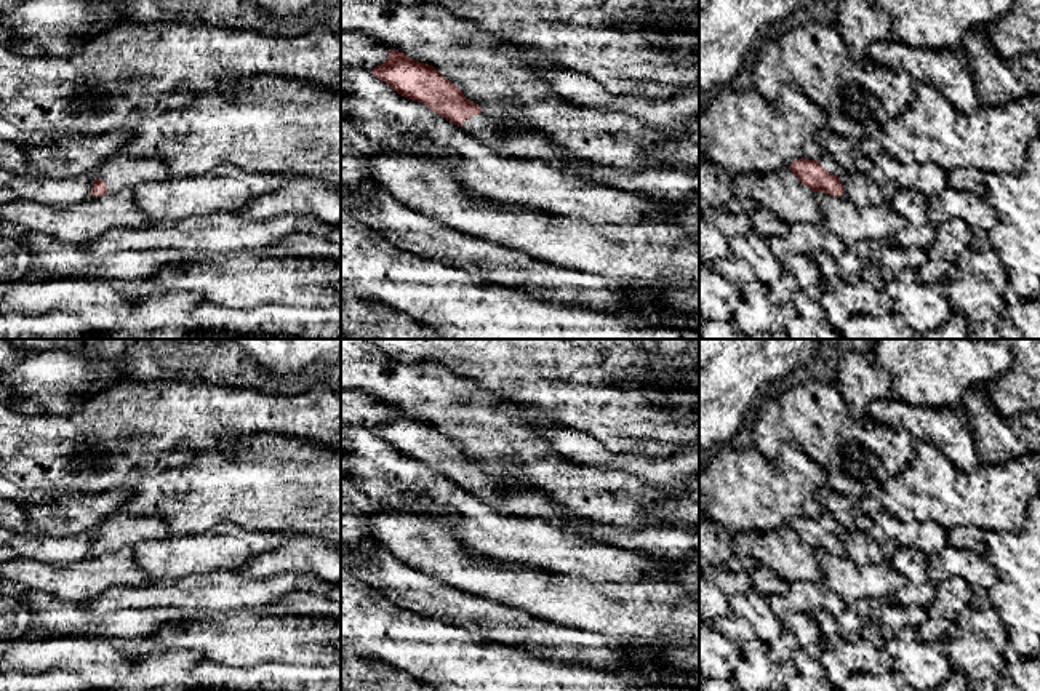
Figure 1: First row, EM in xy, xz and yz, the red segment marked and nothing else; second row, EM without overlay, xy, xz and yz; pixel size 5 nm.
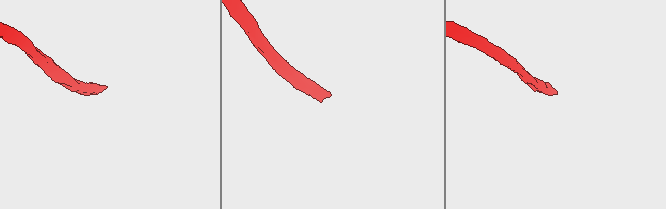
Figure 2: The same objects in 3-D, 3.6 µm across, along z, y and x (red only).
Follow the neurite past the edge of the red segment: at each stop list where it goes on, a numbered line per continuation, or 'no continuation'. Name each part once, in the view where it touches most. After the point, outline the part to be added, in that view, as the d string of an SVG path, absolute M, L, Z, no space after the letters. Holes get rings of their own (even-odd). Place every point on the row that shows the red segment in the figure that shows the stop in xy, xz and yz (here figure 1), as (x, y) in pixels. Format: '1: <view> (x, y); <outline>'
1: xz (672, 184); M483 112L467 118L462 130L493 152L512 158L539 160L621 190L672 202L699 195L699 171L654 168L626 173L595 163L568 162L557 146L539 133L504 126Z

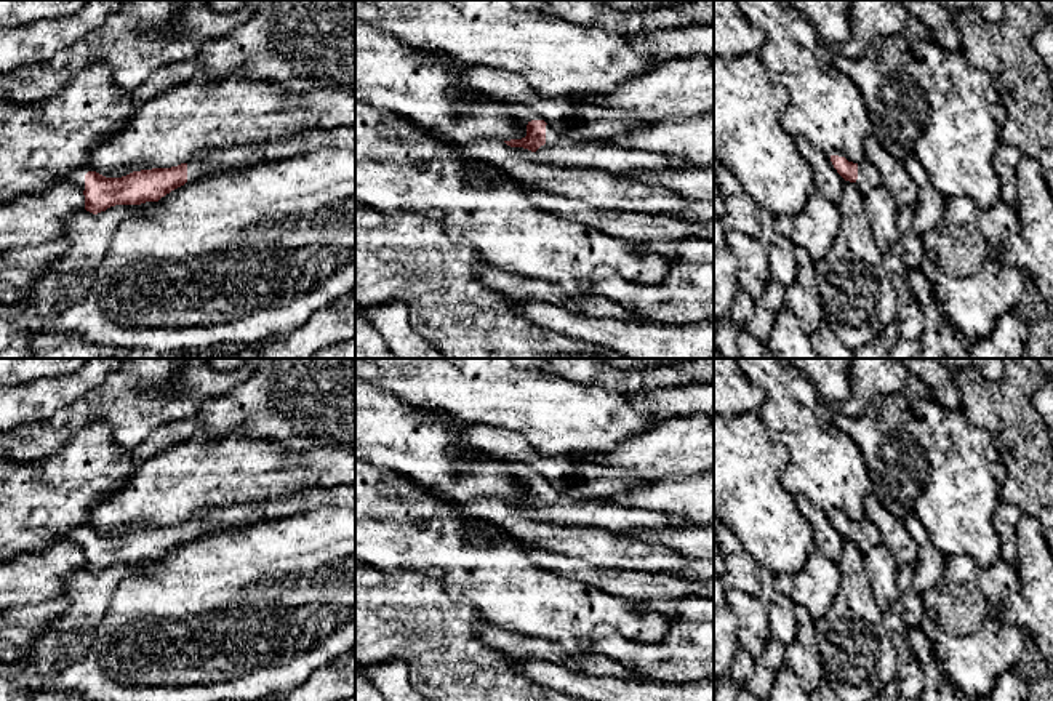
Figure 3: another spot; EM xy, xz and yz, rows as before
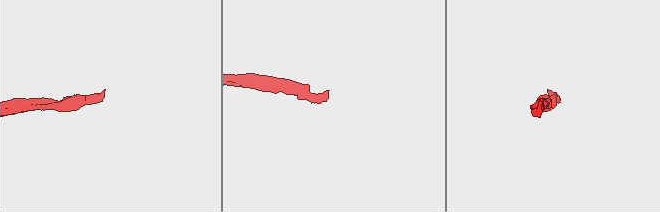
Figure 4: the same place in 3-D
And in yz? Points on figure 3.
1: yz (868, 175); M867 160L858 163L858 179L855 186L859 189L859 192L866 195L871 189L877 187L879 184L880 184L879 170Z

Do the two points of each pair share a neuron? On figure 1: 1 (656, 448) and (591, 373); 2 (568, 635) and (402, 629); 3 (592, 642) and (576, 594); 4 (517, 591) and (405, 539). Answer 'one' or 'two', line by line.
1: one
2: two
3: two
4: one

